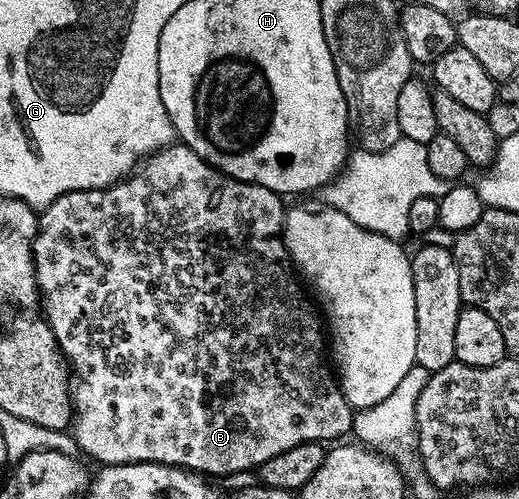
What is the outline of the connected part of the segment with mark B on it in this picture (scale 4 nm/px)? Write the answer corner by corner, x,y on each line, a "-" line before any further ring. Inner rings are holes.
173,143
156,150
139,168
113,185
104,189
63,193
42,210
36,222
36,237
32,240
36,287
42,305
44,301
42,316
52,329
71,373
74,416
70,433
75,437
76,448
81,454
89,453
100,465
157,461
216,478
227,473
244,473
247,469
259,470
266,459
274,459
274,455
290,451
290,447
298,447
298,443
332,443
351,434
354,410
330,368
326,356
326,329
321,314
311,300
308,302
304,298
300,290
301,282
284,246
282,234
286,205
280,201
283,201
281,194
254,183
231,180
214,166
207,165
189,145

